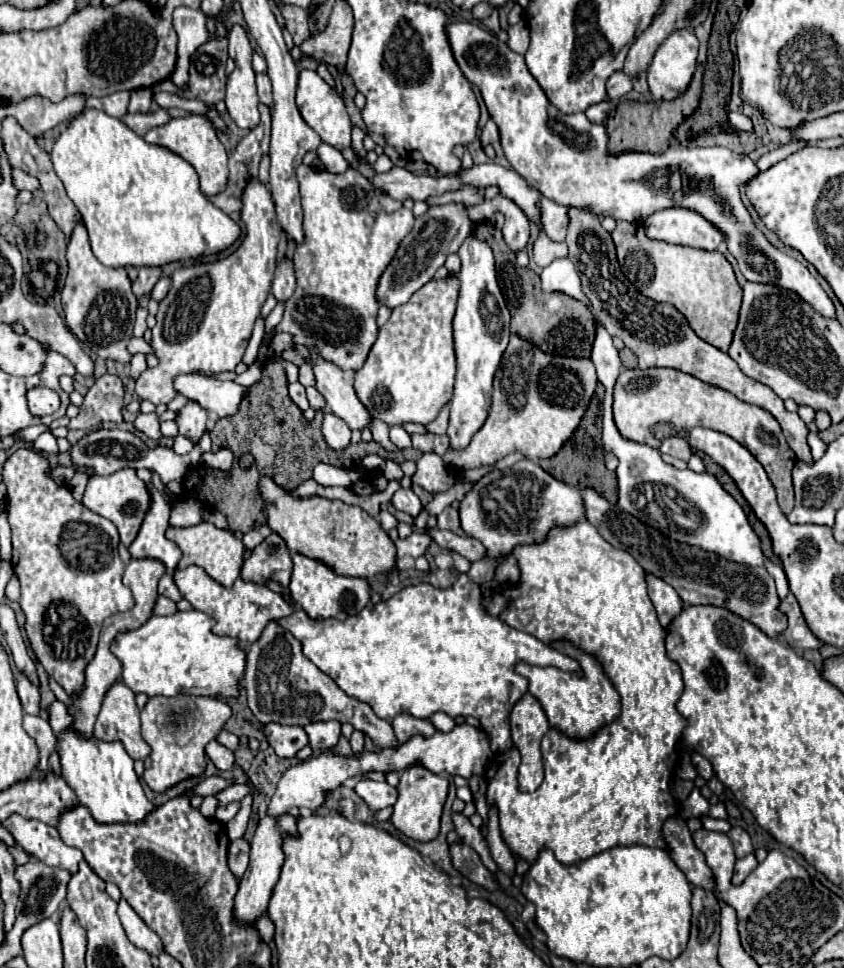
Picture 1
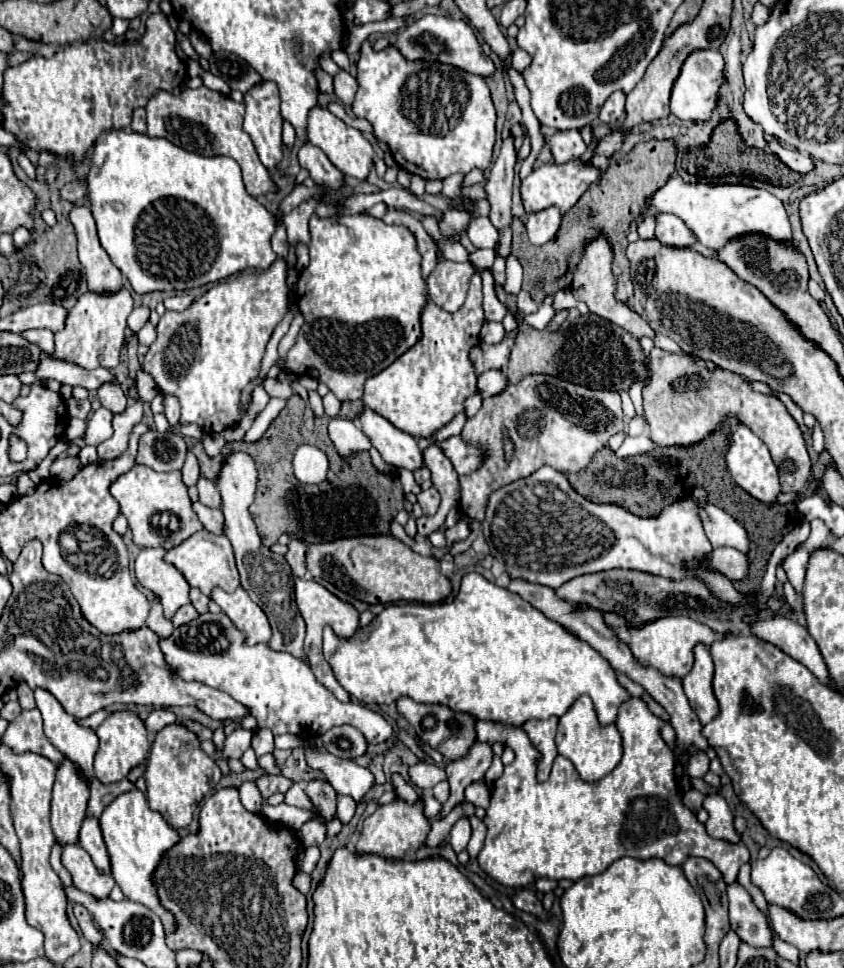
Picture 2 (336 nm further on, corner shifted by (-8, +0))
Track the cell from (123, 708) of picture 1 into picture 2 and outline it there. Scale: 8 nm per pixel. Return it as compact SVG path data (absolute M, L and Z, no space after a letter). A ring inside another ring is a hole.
M113 711L95 731L99 737L99 749L95 755L95 777L103 783L115 783L129 775L137 765L143 765L149 755L149 735L141 717L133 711Z

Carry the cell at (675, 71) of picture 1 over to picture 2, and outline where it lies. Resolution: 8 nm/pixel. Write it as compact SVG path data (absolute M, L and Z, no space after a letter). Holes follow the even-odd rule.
M713 49L693 51L685 59L681 73L675 79L675 85L671 91L671 113L683 121L707 121L715 107L719 85L723 83L721 71L723 71L723 57L719 51L713 51Z

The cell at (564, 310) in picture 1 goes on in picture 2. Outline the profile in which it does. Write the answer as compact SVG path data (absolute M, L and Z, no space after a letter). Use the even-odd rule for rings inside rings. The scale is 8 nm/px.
M495 283L495 293L497 299L517 319L517 337L515 337L515 347L511 349L509 369L507 369L509 381L519 381L521 377L531 373L547 373L577 385L585 385L589 389L621 391L621 389L629 389L631 379L647 377L647 367L643 365L645 357L641 353L639 341L619 325L613 325L611 321L599 315L585 313L575 321L567 323L563 333L547 331L547 329L539 331L533 329L529 323L525 323L523 313L517 309L517 295L507 293L499 283Z

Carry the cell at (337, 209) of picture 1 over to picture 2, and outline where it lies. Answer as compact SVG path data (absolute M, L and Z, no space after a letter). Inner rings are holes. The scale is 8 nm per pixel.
M367 213L317 217L309 219L311 263L301 271L297 281L297 305L305 323L295 345L285 357L285 371L311 375L325 383L339 401L361 399L363 383L389 367L399 355L411 349L421 337L419 313L427 303L427 285L421 277L421 255L415 235L403 225L385 225Z

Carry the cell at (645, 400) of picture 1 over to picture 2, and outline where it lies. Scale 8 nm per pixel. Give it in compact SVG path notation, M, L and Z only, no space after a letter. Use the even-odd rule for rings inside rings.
M653 347L649 355L649 377L643 383L643 413L649 425L649 437L661 447L693 445L693 441L701 441L701 437L707 437L713 429L717 429L725 417L737 417L771 451L771 457L779 469L781 491L805 493L807 489L811 459L807 455L799 425L777 397L753 391L741 375L725 369L711 373L689 357Z

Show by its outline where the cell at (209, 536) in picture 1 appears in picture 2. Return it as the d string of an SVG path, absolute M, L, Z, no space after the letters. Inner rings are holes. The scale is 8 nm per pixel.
M201 529L201 531L193 533L193 537L189 537L181 545L167 551L165 561L173 563L183 573L187 583L191 587L201 589L201 593L205 593L205 595L209 595L213 587L221 587L221 589L233 593L241 585L231 541L225 535L215 535L215 533L209 533L207 529Z

